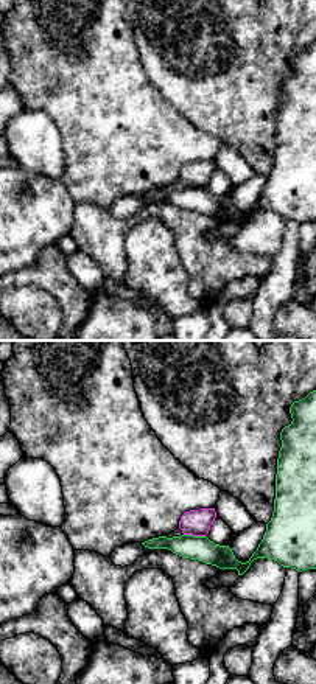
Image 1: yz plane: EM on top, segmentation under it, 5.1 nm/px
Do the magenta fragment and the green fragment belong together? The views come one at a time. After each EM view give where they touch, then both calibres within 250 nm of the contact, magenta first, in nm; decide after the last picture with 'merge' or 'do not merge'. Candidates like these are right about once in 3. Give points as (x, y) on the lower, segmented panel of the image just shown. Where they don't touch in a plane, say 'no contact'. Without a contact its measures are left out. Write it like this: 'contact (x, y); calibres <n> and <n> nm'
contact (195, 535); calibres 140 and 130 nm

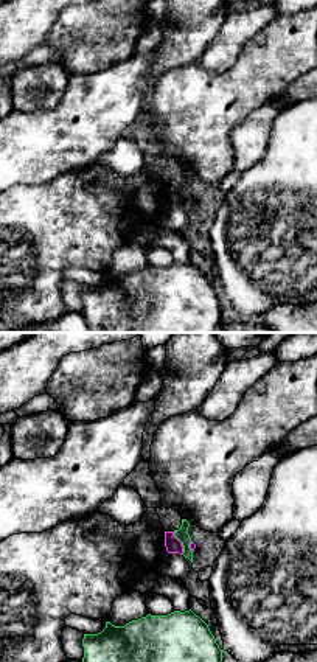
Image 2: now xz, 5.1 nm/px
contact (181, 543); calibres 80 and 70 nm

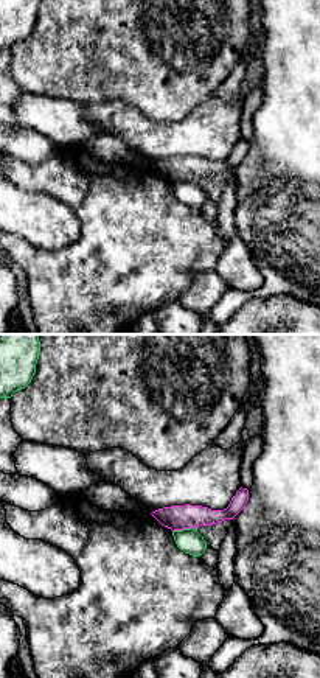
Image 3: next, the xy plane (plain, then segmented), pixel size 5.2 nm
contact (184, 527); calibres 130 and 130 nm

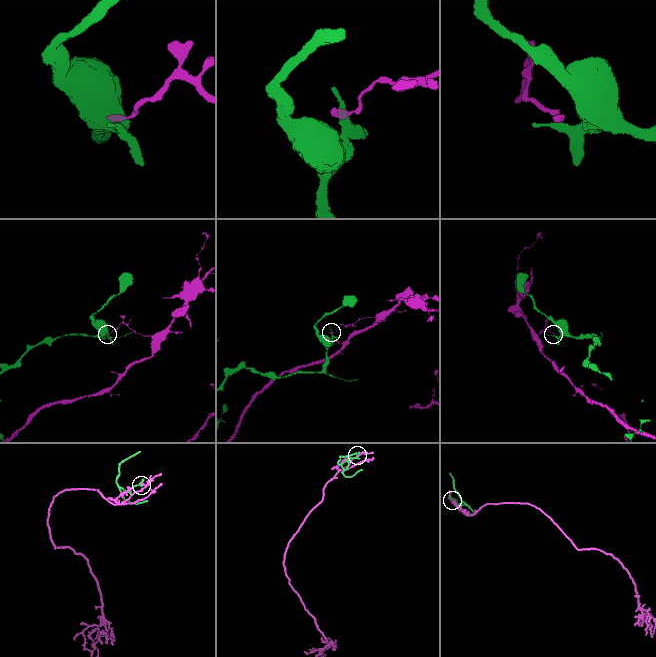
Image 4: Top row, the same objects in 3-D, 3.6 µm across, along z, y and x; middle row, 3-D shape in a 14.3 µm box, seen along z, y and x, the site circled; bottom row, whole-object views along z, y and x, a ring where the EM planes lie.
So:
do not merge

